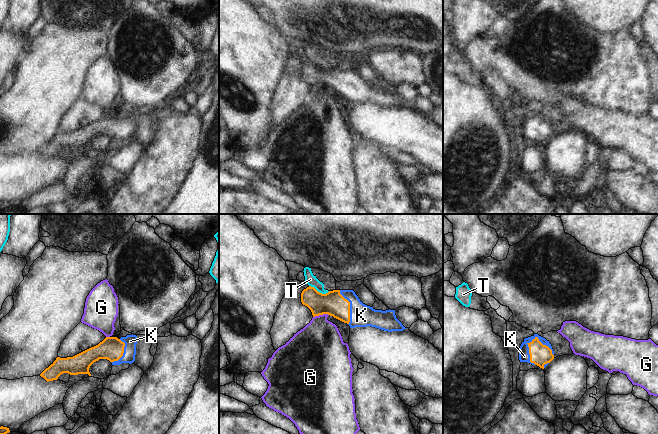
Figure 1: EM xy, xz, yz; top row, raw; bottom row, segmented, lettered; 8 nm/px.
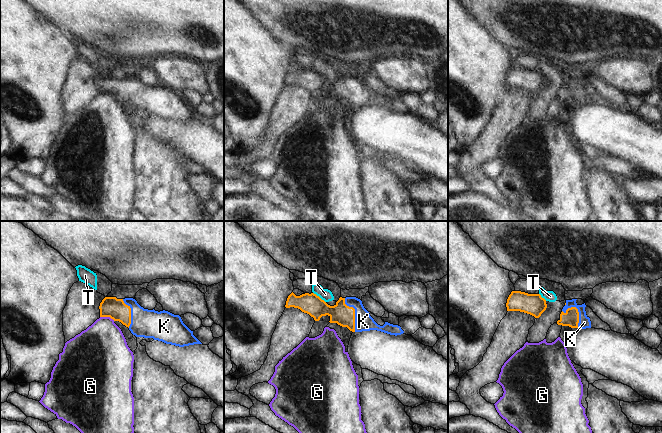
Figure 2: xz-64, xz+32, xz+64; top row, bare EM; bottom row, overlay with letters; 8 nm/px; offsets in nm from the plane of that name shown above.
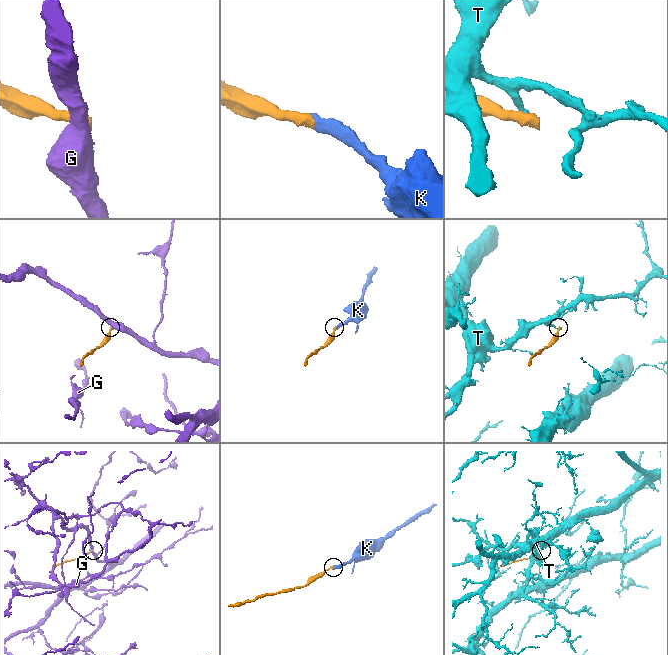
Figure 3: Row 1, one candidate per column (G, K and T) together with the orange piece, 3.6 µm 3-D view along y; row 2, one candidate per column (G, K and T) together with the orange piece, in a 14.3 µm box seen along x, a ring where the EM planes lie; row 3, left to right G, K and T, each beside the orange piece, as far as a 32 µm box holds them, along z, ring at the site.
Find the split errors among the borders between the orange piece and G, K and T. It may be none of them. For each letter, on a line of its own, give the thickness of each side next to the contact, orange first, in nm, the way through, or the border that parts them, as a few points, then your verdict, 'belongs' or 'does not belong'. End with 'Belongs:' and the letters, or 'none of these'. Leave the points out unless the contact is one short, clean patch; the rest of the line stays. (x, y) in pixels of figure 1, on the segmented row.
G: 190 nm thick on the orange side, 380 nm on the other; border along xz (328, 314), (319, 314), (313, 317); does not belong
K: 170 nm thick on the orange side, 90 nm on the other; runs through yz (540, 354), (540, 342), (533, 339), (524, 356); belongs
T: 190 nm thick on the orange side, 90 nm on the other; border along xz (309, 285), (322, 293), (329, 291); does not belong
Belongs: K

